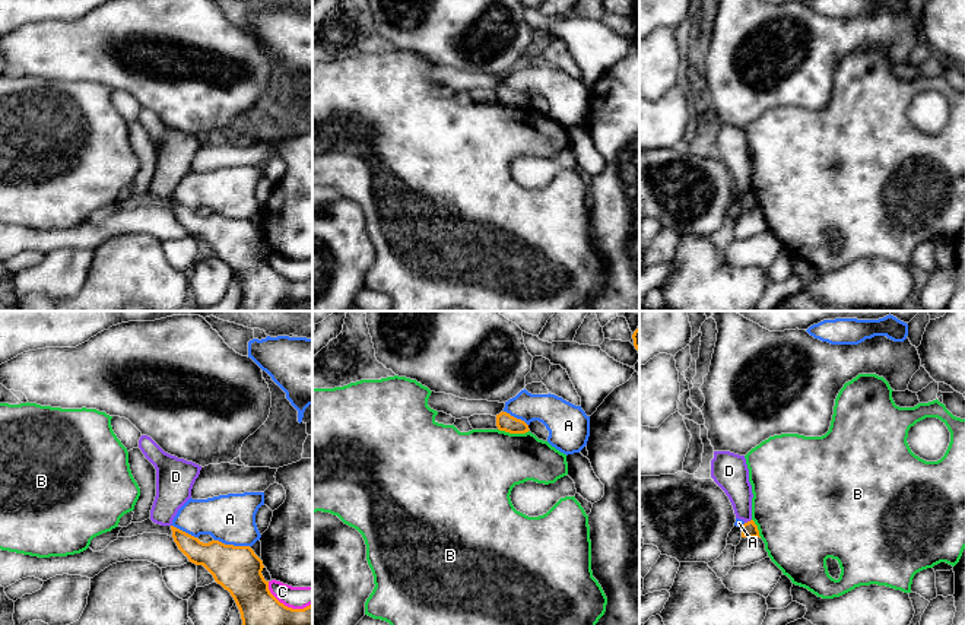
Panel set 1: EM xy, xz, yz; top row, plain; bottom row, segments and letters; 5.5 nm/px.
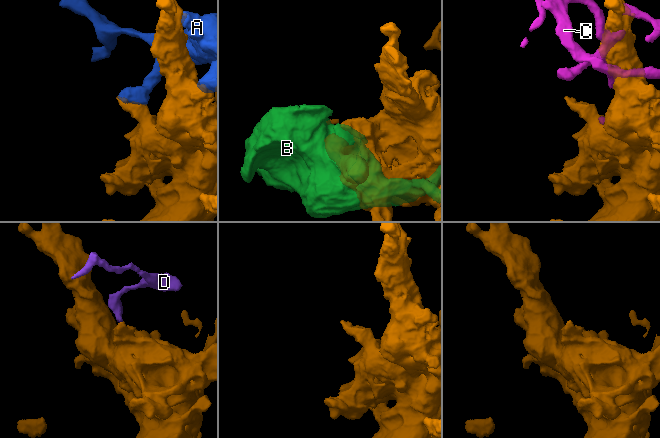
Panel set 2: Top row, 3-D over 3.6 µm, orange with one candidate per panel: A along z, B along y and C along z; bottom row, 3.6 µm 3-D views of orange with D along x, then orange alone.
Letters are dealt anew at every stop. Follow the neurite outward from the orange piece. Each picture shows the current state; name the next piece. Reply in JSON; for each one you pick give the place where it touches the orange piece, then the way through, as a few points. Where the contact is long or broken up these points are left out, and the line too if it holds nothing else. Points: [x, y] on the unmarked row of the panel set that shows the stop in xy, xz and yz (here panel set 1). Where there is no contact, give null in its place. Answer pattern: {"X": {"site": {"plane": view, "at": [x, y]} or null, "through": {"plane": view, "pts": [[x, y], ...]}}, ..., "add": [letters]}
{"add": []}

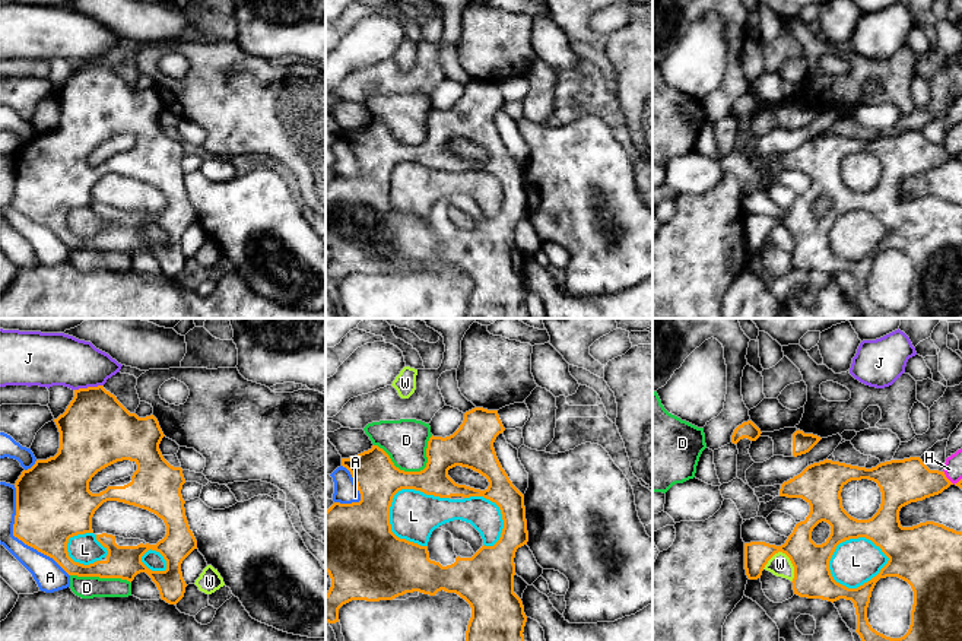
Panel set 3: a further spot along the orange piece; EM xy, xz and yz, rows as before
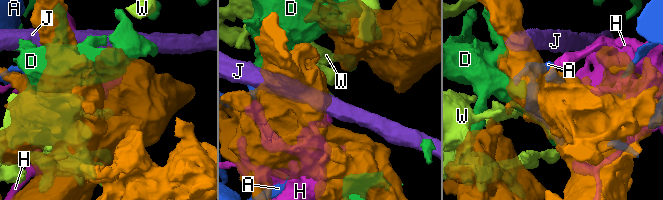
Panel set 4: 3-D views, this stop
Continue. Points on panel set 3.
{"add": []}

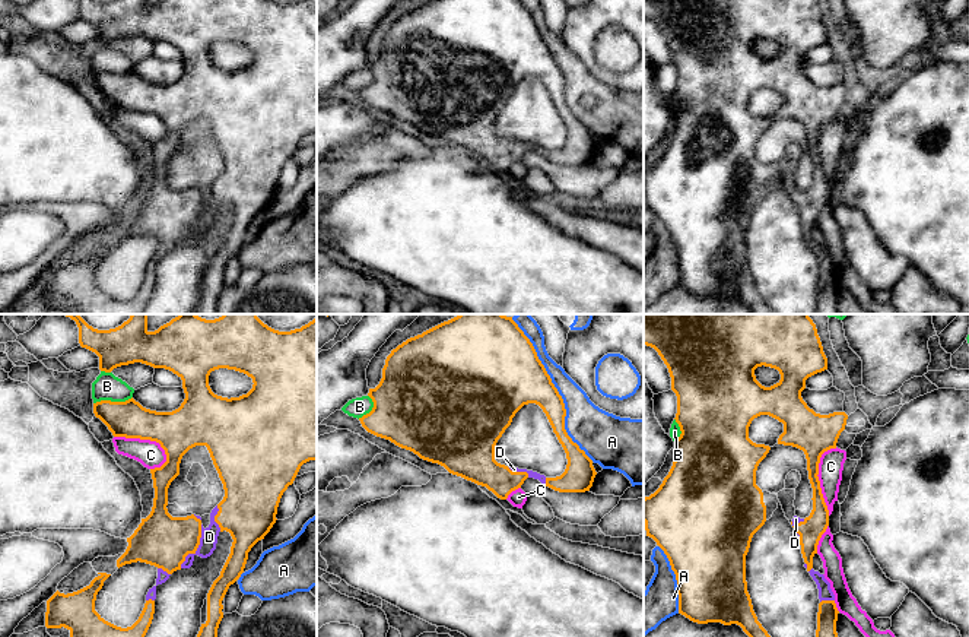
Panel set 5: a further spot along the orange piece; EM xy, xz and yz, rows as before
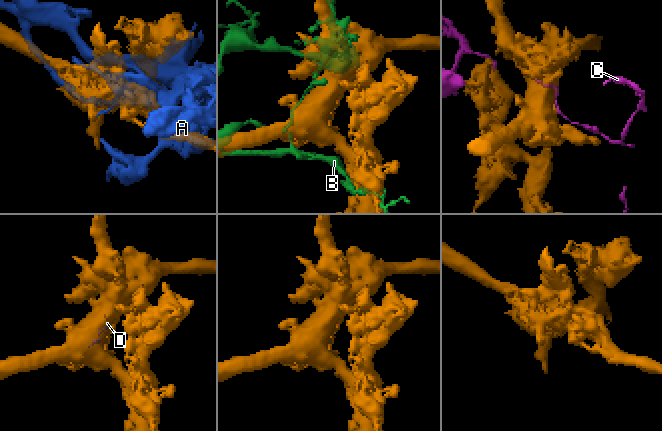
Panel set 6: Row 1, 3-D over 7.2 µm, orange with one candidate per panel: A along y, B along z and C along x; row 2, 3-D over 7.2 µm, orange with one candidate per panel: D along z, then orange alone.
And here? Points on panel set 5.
{"D": {"site": {"plane": "xy", "at": [197, 219]}}, "add": ["D"]}

